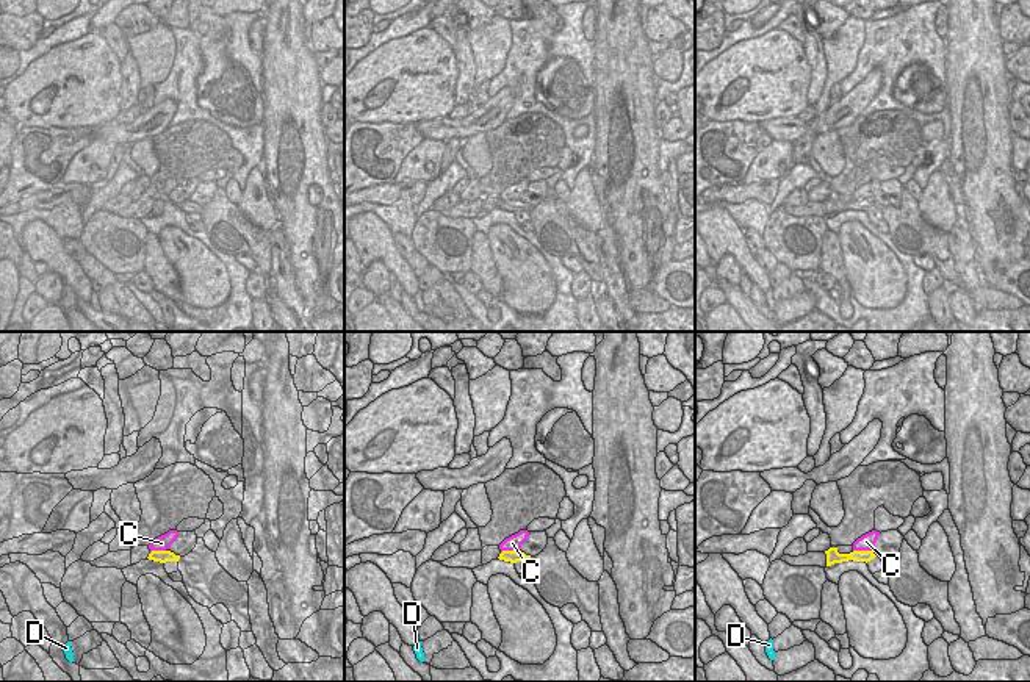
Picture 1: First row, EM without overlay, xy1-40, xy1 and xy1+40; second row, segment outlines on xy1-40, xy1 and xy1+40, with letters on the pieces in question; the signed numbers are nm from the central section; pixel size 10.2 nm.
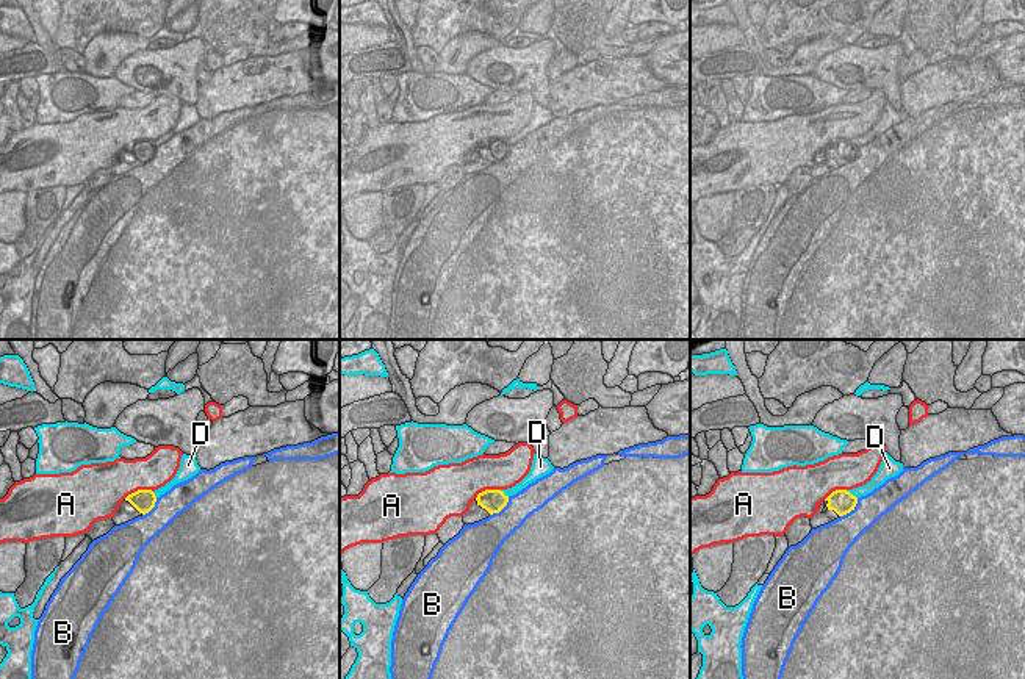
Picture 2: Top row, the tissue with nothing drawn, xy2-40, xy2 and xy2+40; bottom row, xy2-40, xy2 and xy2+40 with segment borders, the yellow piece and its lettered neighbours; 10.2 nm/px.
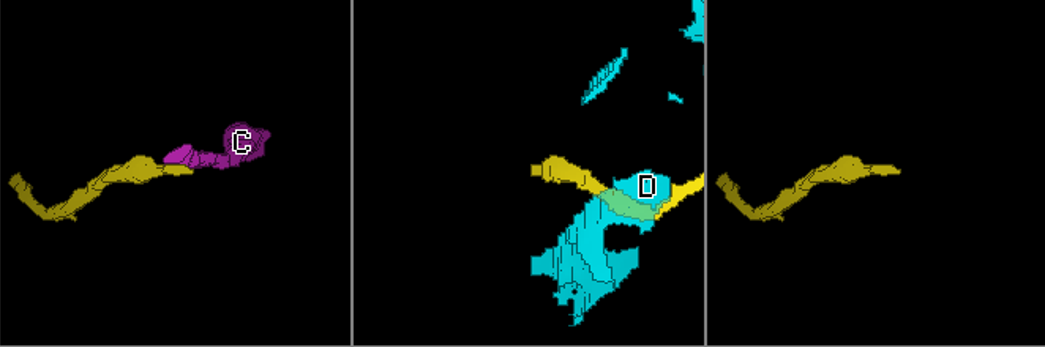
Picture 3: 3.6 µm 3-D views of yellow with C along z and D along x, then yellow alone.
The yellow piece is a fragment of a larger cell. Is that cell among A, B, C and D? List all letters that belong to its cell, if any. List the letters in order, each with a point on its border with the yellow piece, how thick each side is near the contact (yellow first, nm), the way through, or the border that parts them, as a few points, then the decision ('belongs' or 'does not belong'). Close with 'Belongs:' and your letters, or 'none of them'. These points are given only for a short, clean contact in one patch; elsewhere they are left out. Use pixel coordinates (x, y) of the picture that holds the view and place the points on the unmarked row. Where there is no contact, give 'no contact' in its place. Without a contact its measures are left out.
A: xy2-40 (138, 140) | 220/400 nm | does not belong
B: xy2 (501, 158) | 240/320 nm | does not belong
C: xy1+40 (863, 201) | 130/160 nm | along xy1+40 (853, 199), (871, 201) | does not belong
D: xy2+40 (850, 143) | 240/120 nm | does not belong
Belongs: none of them

